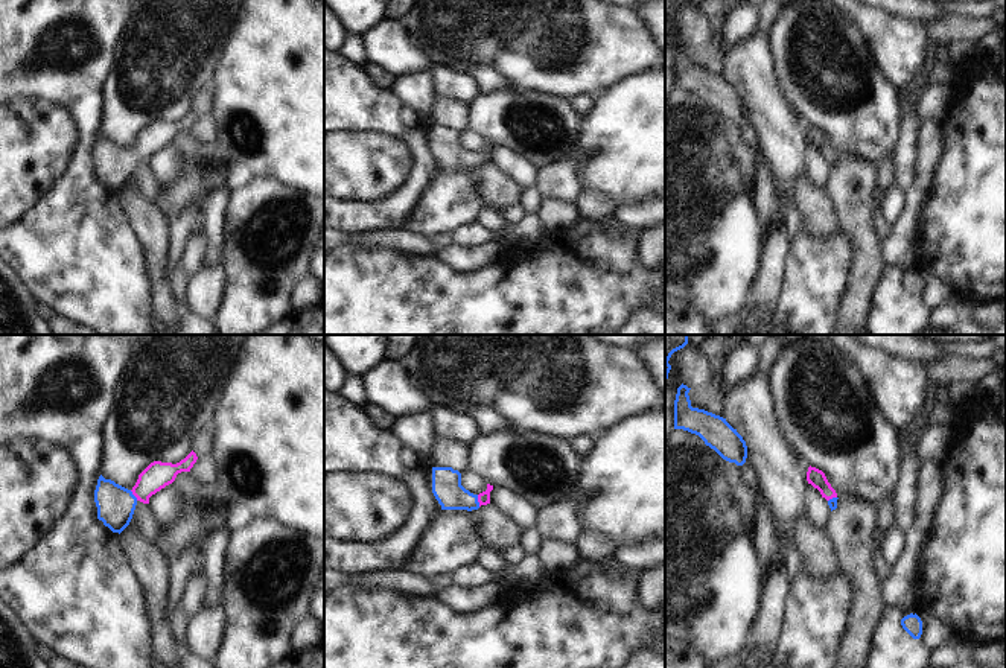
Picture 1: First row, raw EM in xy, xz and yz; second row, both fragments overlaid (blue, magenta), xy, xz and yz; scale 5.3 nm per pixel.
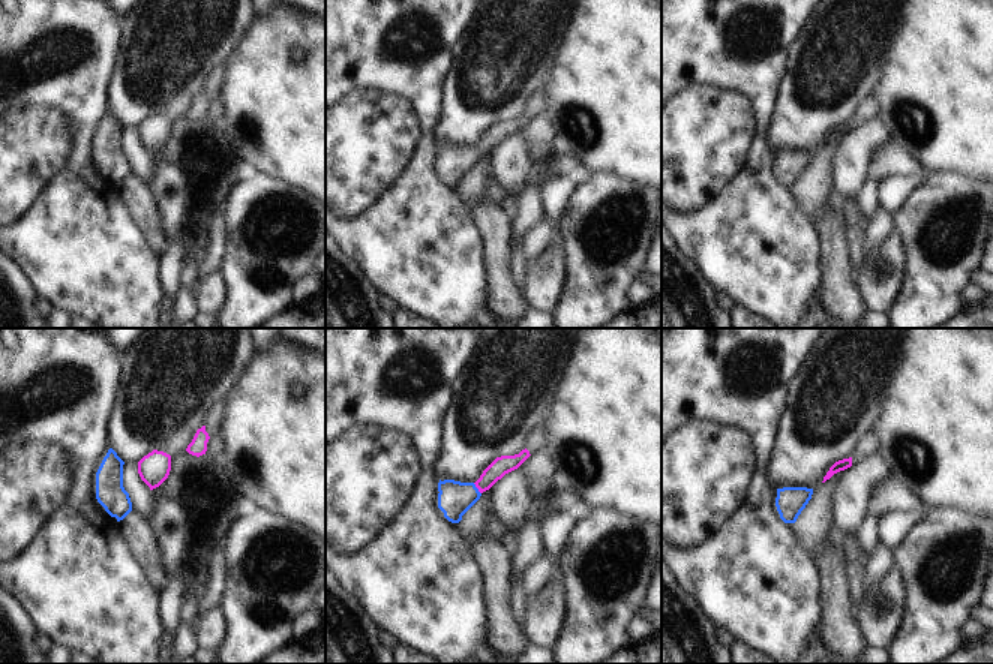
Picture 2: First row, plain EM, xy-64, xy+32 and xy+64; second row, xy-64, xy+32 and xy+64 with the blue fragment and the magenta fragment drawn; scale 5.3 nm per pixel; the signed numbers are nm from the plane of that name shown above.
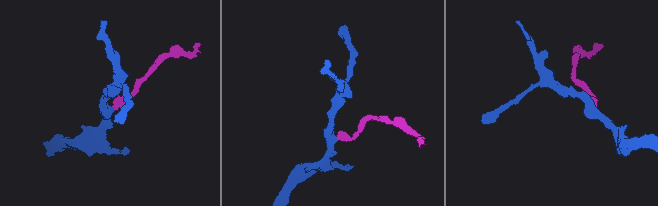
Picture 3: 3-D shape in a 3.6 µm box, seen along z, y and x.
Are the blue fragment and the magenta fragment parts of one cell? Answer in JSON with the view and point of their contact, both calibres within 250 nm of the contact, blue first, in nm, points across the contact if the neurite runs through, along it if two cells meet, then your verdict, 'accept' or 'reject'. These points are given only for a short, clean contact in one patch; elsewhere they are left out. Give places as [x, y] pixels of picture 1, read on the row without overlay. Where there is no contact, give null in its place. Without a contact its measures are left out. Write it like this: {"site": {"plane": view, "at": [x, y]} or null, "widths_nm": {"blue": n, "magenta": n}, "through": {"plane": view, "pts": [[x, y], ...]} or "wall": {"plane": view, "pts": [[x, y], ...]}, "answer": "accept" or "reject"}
{"site": {"plane": "xz", "at": [477, 160]}, "widths_nm": {"blue": 160, "magenta": 60}, "through": {"plane": "xz", "pts": [[446, 142], [463, 159], [477, 160], [483, 157]]}, "answer": "accept"}

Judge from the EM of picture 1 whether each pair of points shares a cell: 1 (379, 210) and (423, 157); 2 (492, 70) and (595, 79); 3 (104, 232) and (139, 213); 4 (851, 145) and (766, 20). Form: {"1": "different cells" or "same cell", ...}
{"1": "same cell", "2": "same cell", "3": "different cells", "4": "different cells"}

